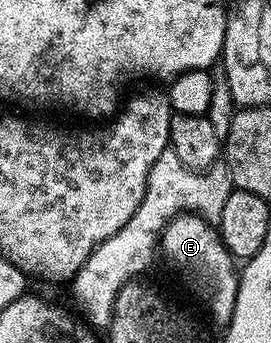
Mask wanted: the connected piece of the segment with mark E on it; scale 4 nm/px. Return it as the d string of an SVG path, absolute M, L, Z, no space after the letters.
M176 215L160 234L158 251L162 259L164 255L165 261L200 294L200 299L208 306L209 313L221 325L232 322L240 277L237 264L230 252L224 248L219 232L213 224L200 215Z

